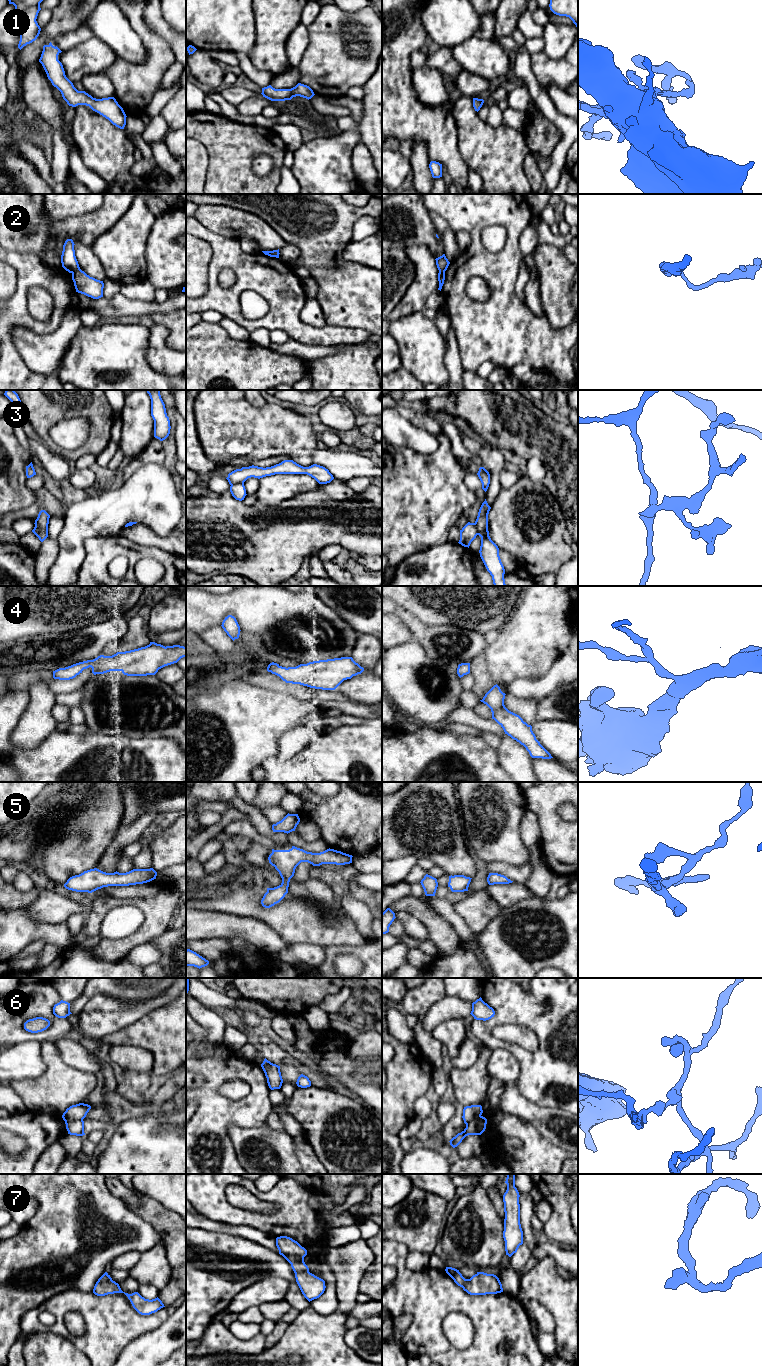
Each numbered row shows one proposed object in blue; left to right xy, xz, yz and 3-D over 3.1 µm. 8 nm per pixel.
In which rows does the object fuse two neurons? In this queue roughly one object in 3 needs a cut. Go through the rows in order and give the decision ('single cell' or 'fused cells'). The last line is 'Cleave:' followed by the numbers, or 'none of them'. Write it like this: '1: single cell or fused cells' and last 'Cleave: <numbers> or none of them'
1: single cell
2: fused cells
3: fused cells
4: single cell
5: single cell
6: fused cells
7: single cell
Cleave: 2, 3, 6

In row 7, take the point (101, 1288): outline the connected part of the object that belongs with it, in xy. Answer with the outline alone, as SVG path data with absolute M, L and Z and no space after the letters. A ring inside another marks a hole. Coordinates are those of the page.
M107 1272L98 1279L94 1286L93 1293L97 1296L124 1293L130 1300L133 1308L141 1315L150 1315L165 1307L158 1297L149 1300L142 1297L138 1292L132 1294L123 1292L119 1284L113 1281Z

